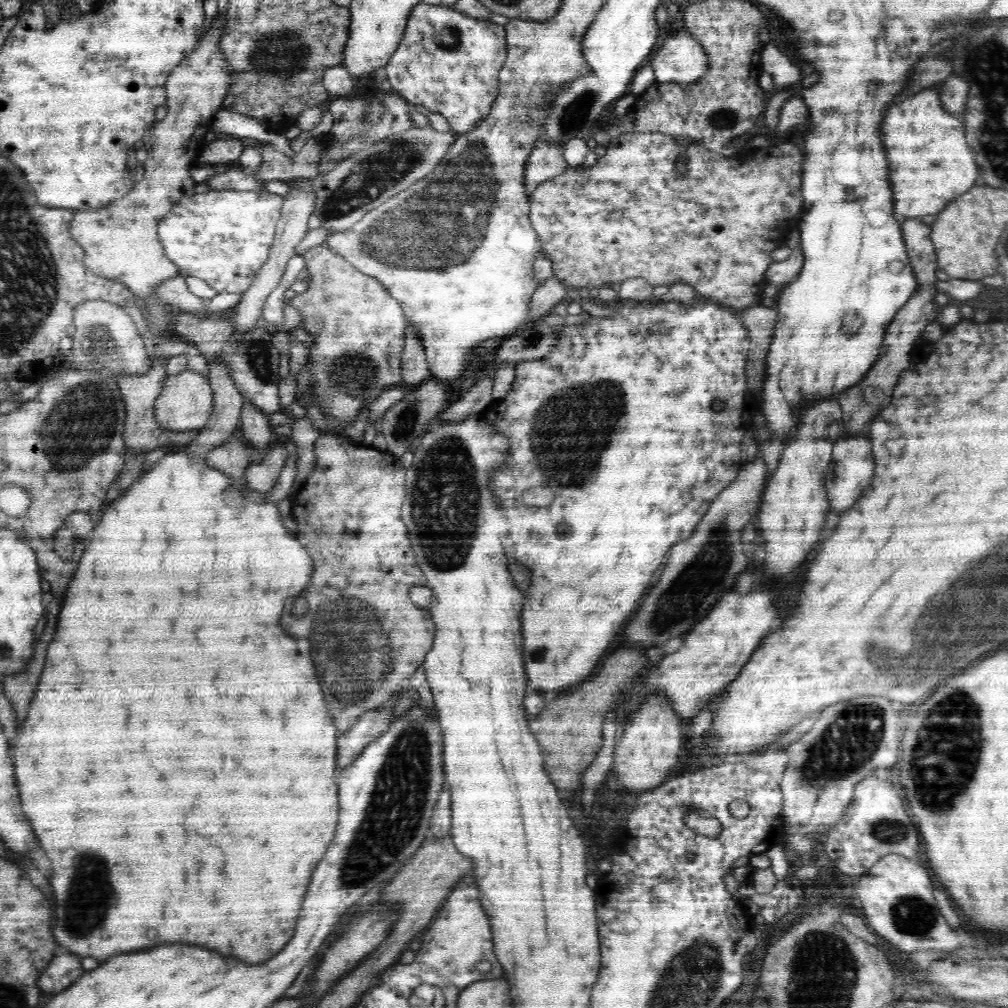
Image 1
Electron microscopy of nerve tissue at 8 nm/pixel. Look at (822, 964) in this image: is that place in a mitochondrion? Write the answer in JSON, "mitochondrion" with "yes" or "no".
{"mitochondrion":"yes"}

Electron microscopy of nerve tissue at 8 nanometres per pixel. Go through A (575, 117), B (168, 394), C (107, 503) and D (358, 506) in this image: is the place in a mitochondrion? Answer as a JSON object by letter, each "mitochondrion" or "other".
{"A":"mitochondrion","B":"other","C":"other","D":"other"}

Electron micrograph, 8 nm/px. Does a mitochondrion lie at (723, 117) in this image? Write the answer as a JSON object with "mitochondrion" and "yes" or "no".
{"mitochondrion":"yes"}

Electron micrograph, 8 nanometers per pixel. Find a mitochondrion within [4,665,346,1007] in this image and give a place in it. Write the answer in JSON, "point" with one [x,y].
{"point":[85,906]}

